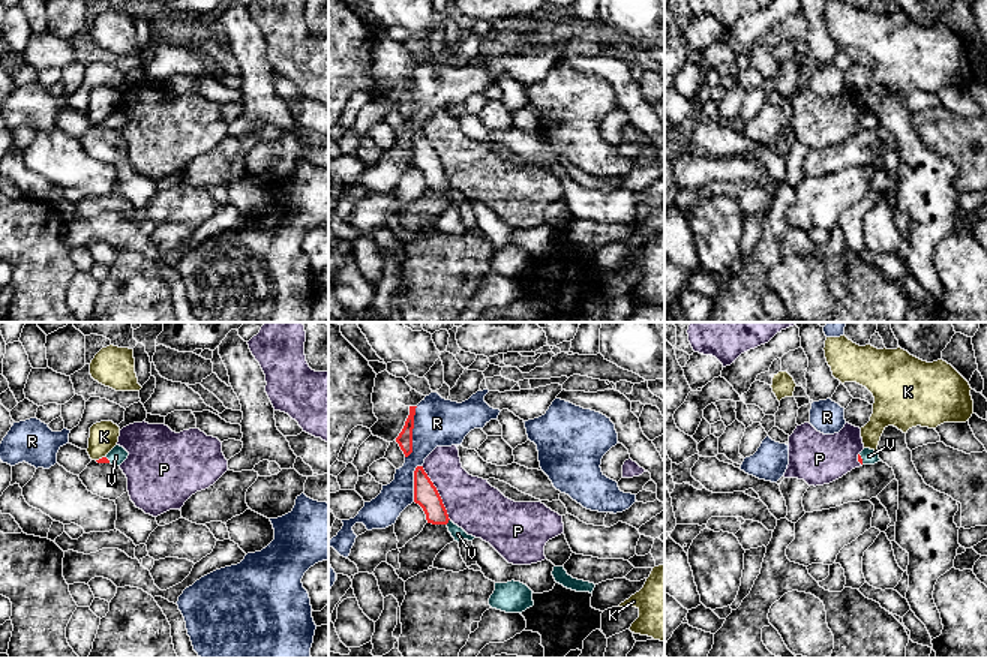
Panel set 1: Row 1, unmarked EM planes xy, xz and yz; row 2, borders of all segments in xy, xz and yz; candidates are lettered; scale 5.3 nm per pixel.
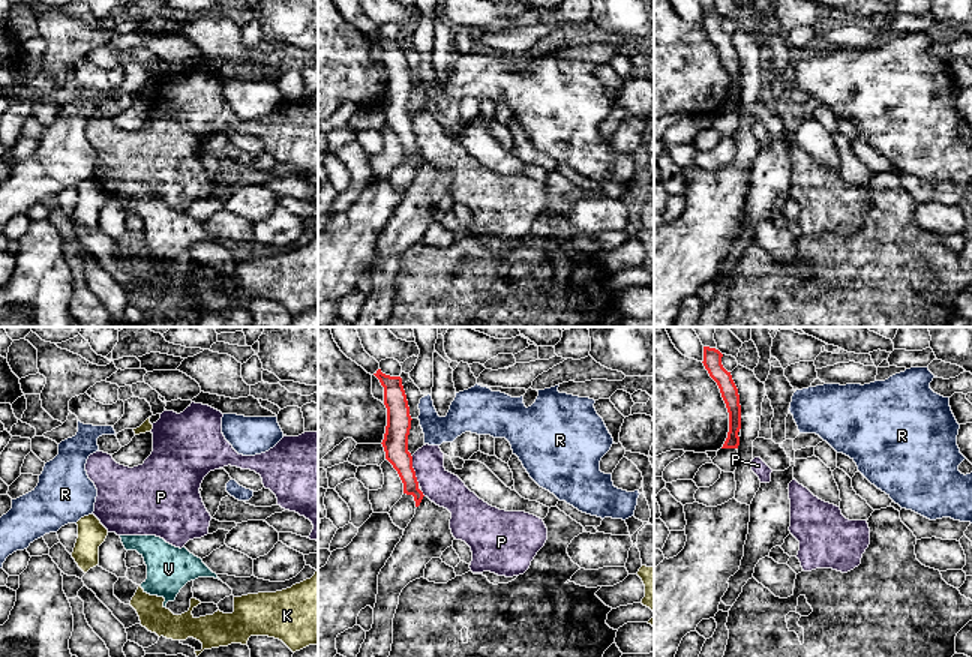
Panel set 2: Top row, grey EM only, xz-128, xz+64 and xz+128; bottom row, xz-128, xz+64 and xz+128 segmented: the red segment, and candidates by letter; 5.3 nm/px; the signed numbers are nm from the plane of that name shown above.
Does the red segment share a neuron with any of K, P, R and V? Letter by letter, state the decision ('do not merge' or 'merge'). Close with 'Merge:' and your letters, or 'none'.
K: do not merge
P: do not merge
R: do not merge
V: merge
Merge: V

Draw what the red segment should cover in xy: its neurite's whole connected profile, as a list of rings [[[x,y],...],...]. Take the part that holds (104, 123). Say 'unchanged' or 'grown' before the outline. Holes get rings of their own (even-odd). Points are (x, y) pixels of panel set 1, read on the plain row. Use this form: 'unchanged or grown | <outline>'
grown | [[[116,109],[105,121],[102,121],[96,126],[120,130],[128,123],[128,120],[129,120],[129,117],[123,111]]]

